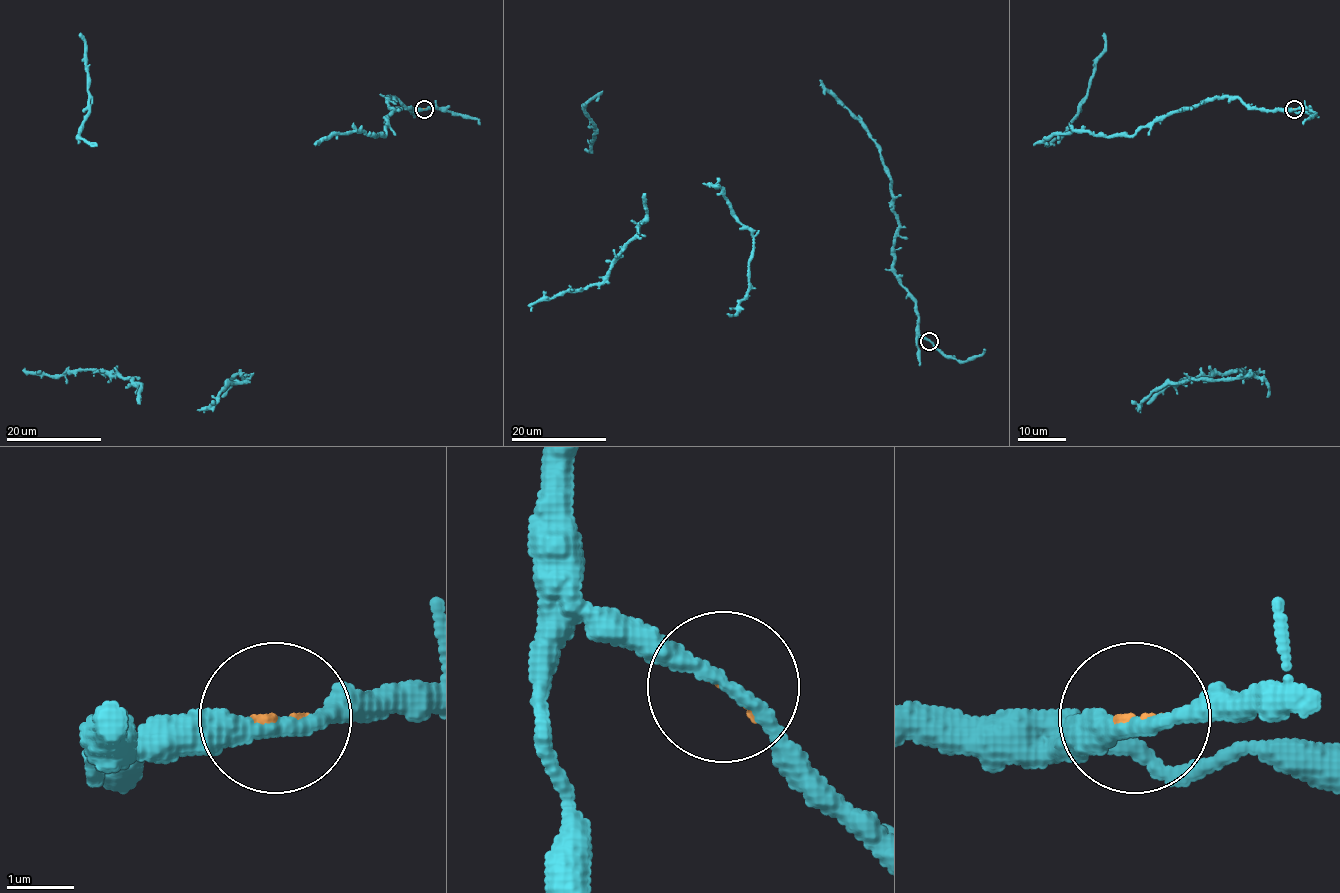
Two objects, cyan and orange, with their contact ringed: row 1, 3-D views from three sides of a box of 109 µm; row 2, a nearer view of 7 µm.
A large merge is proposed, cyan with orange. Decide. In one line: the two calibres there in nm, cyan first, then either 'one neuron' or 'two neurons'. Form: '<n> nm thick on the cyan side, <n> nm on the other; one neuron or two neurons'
240 nm thick on the cyan side, 80 nm on the other; two neurons

